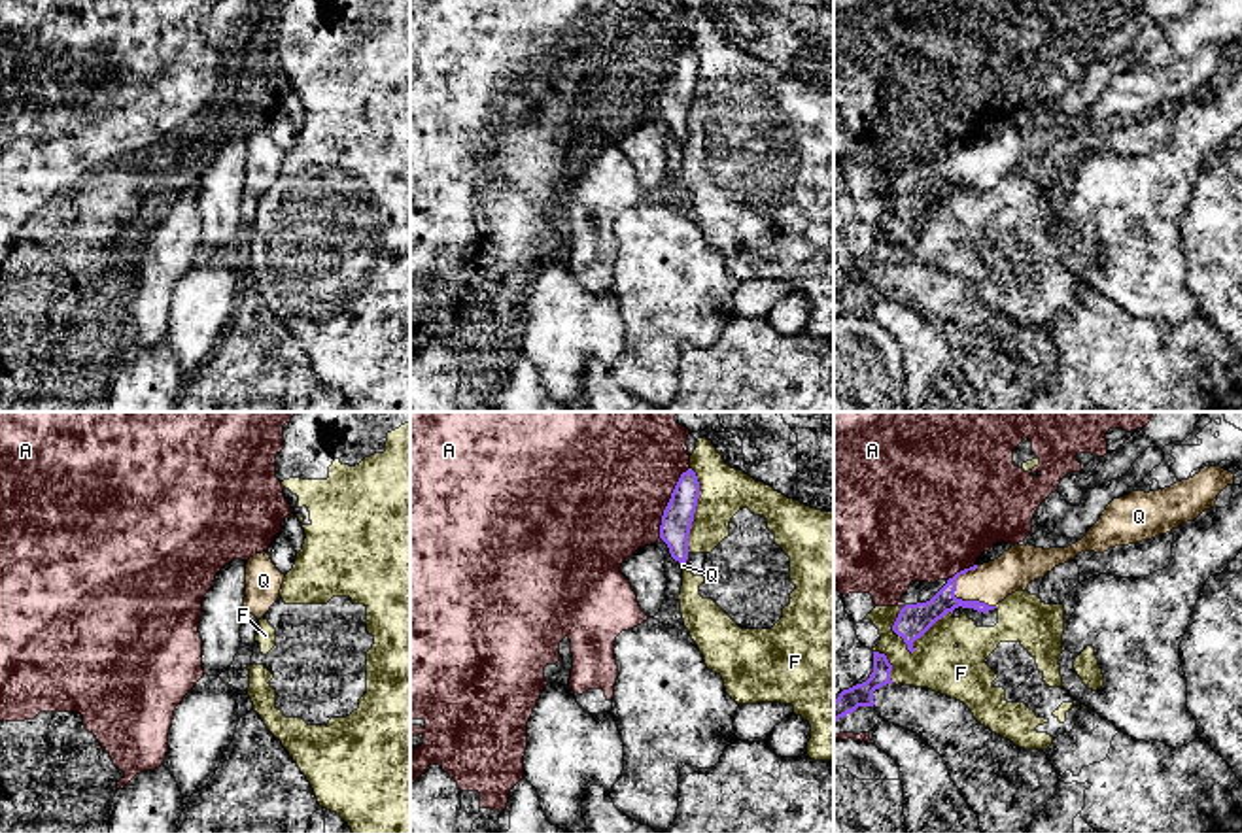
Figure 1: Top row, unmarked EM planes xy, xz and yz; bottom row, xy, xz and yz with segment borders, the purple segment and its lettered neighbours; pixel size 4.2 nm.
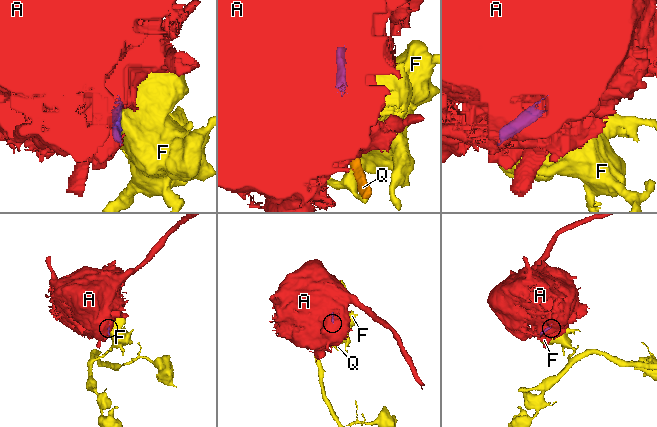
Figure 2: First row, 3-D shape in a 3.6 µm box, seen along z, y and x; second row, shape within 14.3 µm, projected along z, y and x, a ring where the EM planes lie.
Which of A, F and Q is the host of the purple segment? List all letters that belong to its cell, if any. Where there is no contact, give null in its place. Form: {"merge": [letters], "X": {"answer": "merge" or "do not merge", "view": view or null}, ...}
{"merge": ["Q"], "A": {"answer": "do not merge", "view": "xz"}, "F": {"answer": "do not merge", "view": "yz"}, "Q": {"answer": "merge", "view": "yz"}}

